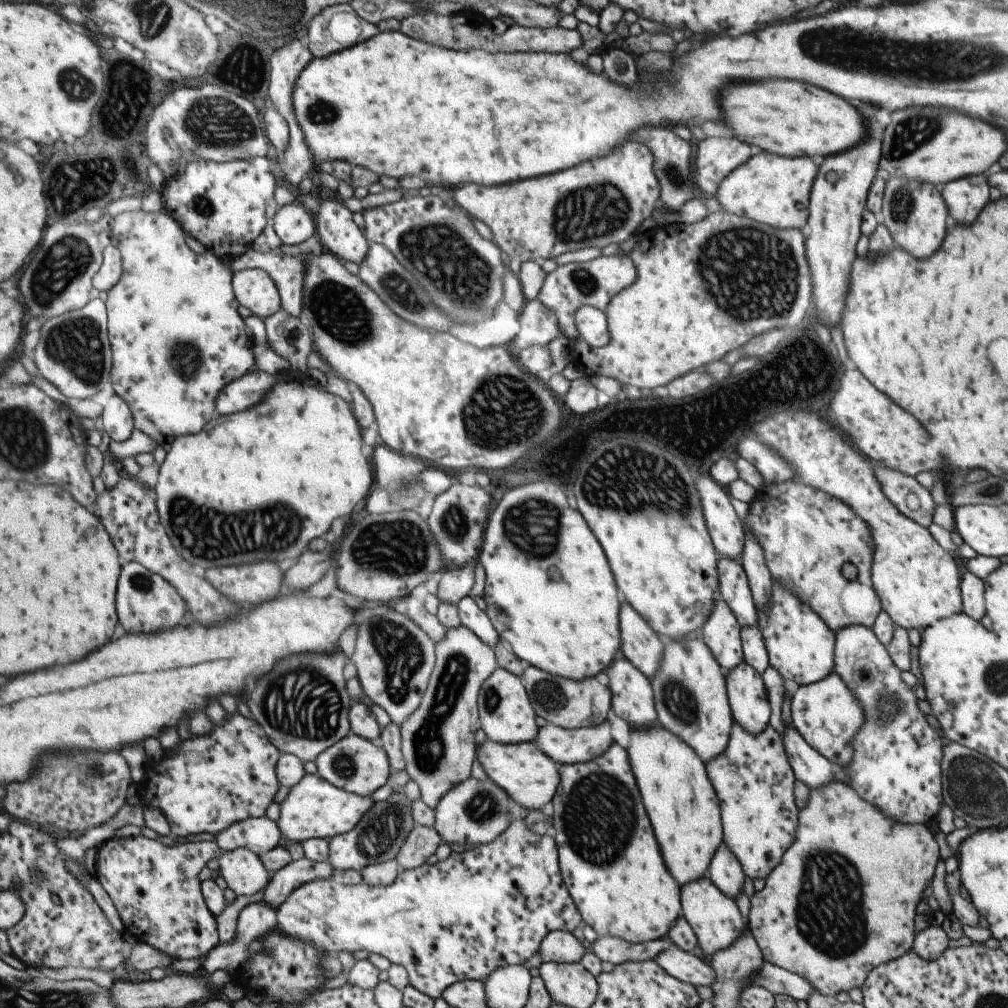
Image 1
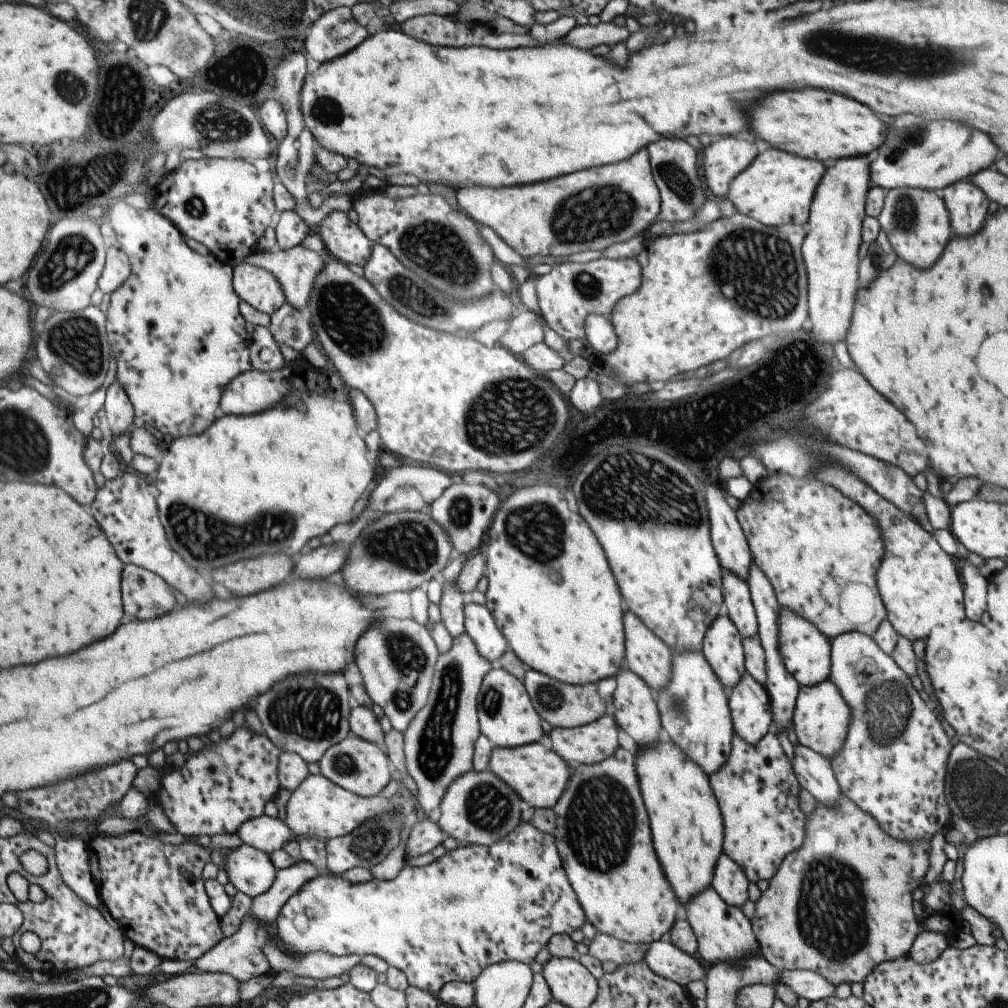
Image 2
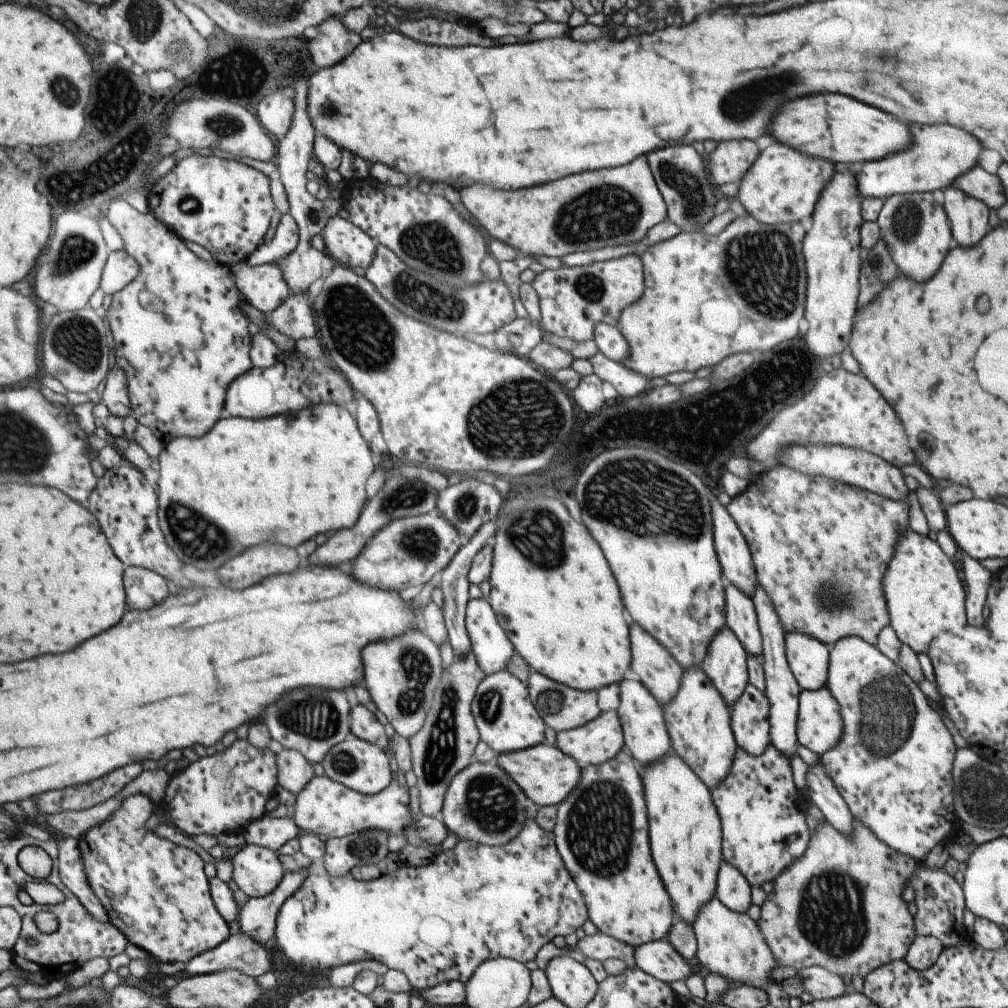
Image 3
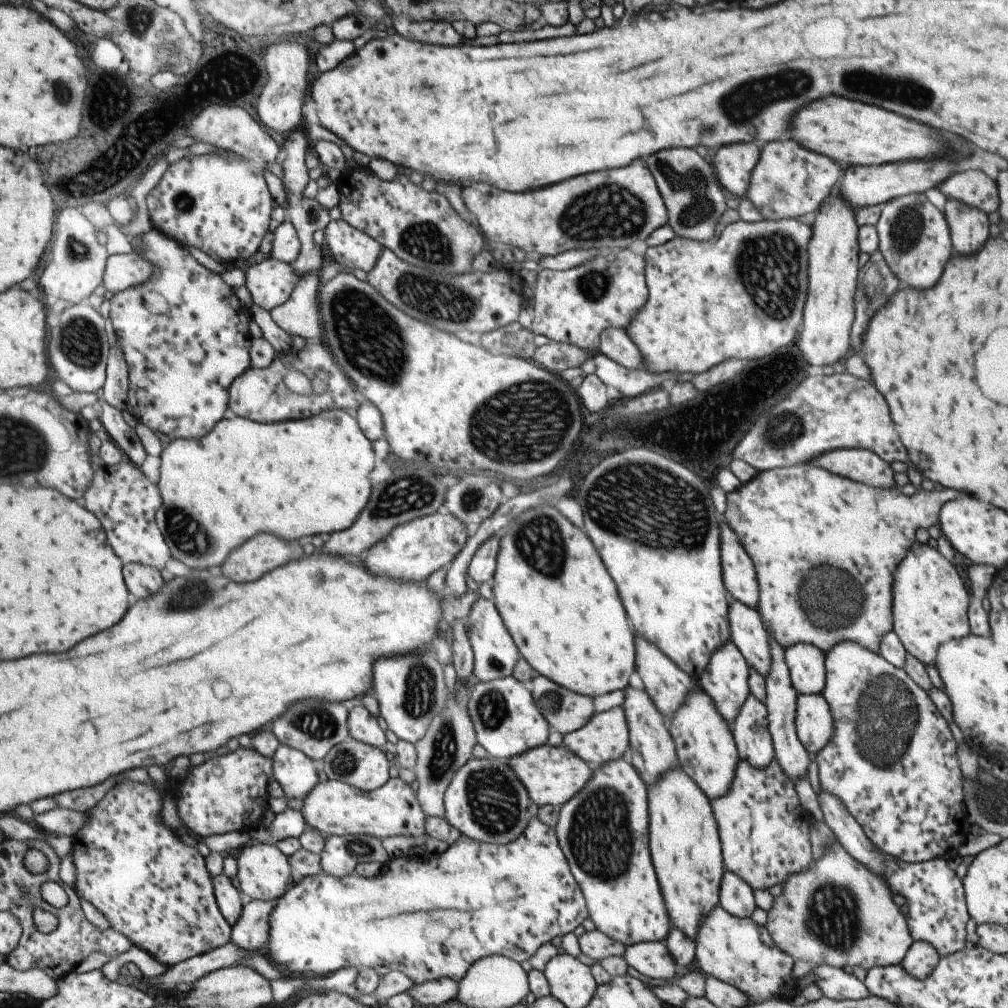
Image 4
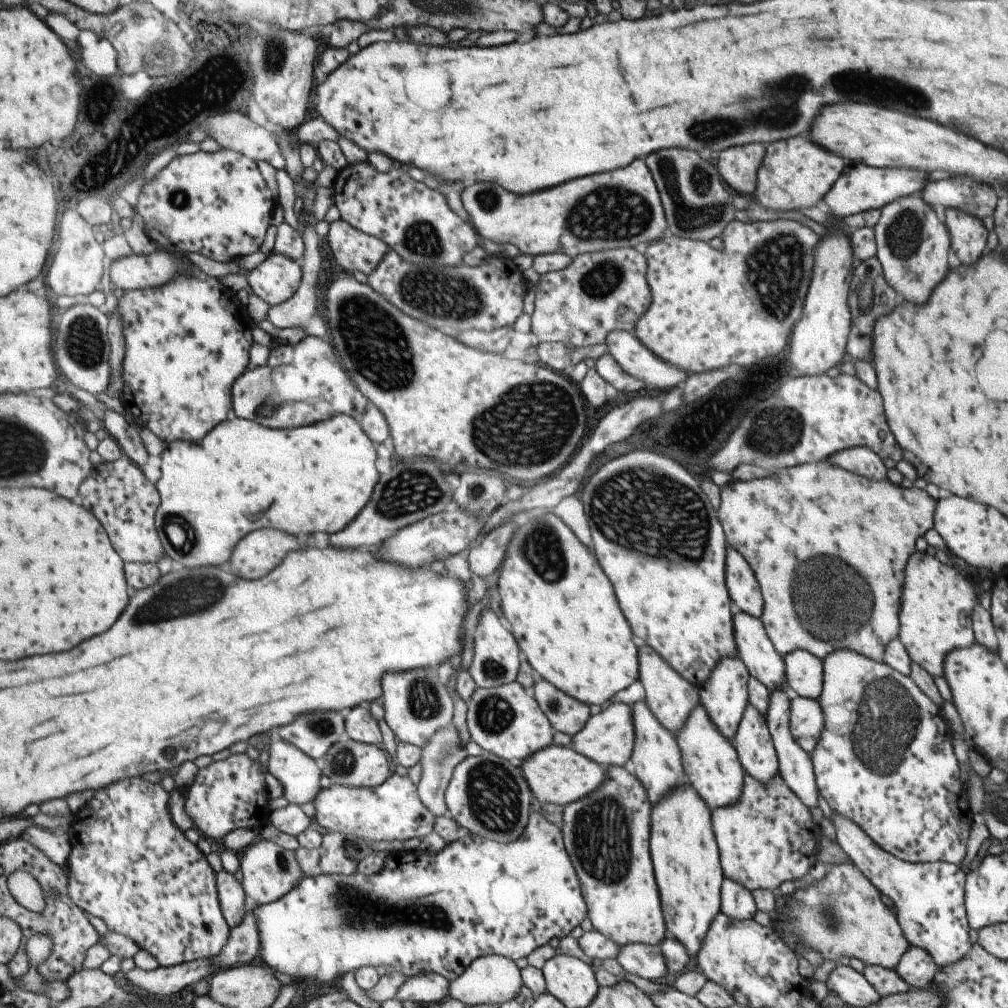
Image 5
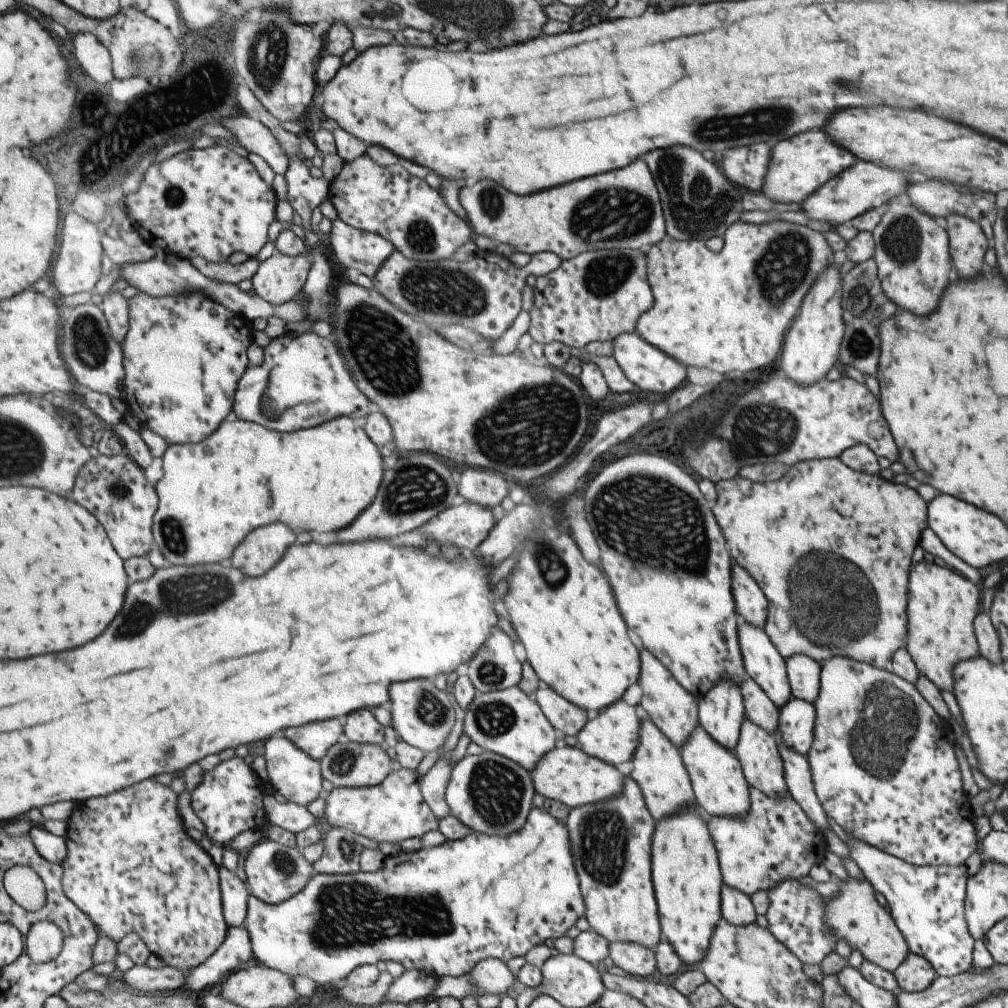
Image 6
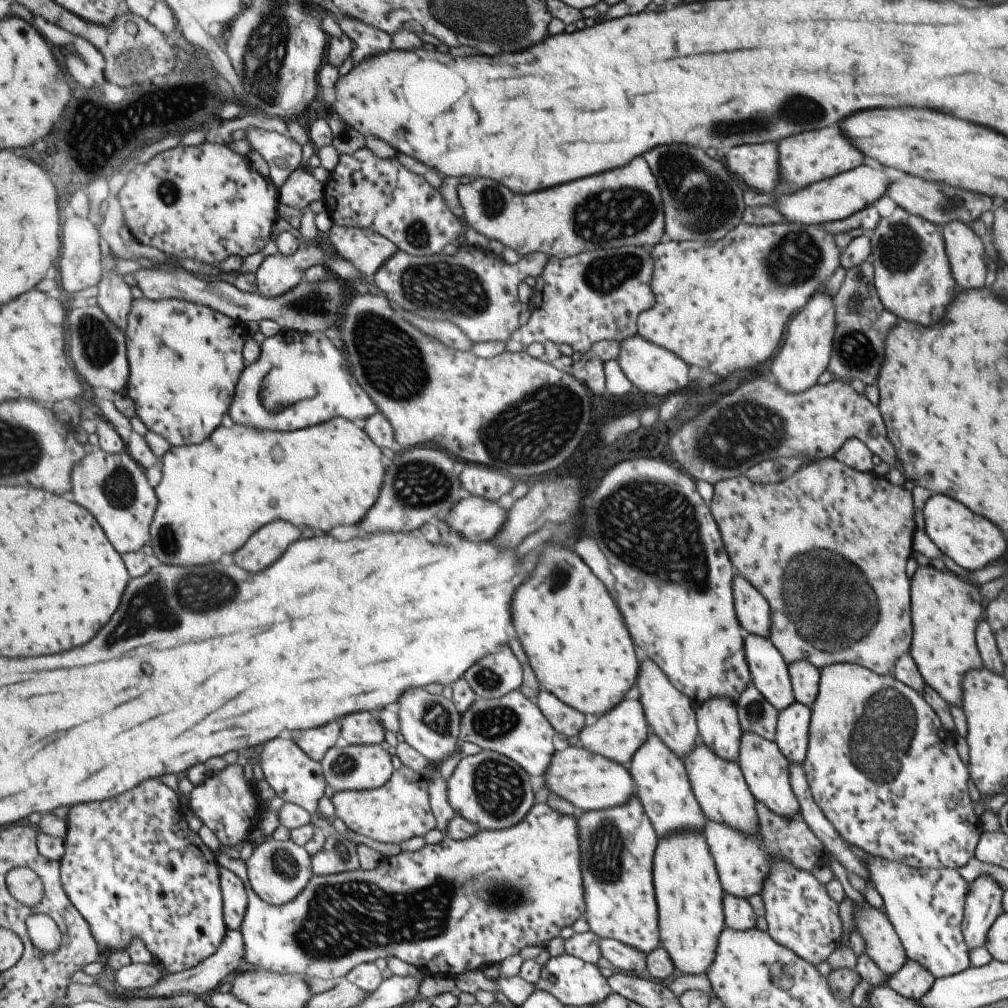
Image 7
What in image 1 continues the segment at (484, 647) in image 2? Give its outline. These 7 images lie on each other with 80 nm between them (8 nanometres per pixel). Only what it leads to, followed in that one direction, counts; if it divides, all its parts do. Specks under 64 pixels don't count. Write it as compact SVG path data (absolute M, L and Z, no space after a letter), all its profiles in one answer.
M469 595L456 605L462 624L467 626L468 629L474 630L475 634L478 634L486 643L495 648L498 640L501 638L487 611L481 610L477 606L477 602Z

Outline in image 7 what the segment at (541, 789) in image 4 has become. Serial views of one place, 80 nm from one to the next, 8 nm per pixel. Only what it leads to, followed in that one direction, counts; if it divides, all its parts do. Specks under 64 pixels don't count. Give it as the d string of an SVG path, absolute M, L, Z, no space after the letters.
M570 746L557 751L544 774L549 792L572 802L583 811L601 810L625 804L634 796L634 781L627 769L614 760L591 752L585 747Z

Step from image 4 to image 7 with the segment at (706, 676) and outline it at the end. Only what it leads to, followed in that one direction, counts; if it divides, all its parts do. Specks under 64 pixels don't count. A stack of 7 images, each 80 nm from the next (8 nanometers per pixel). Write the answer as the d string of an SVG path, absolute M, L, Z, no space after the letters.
M711 697L694 707L697 741L707 745L719 758L735 761L740 743L736 702L725 697Z

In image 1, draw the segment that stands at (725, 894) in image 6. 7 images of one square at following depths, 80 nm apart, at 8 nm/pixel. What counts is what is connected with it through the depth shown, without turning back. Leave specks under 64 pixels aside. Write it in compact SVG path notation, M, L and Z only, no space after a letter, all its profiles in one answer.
M721 842L712 854L705 874L722 893L733 900L741 893L742 882L745 878L744 872L739 861L725 843Z

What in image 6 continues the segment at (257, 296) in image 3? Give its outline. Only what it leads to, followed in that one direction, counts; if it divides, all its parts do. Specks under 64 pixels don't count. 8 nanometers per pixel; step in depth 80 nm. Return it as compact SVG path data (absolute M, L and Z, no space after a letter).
M277 251L259 264L251 279L254 290L275 305L292 301L303 290L312 263L307 253L294 257Z

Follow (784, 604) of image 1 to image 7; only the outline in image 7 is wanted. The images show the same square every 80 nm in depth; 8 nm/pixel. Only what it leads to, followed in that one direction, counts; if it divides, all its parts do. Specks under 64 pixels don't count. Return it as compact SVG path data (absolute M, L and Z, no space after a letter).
M796 660L787 664L787 670L794 700L810 708L818 693L818 668L805 660Z

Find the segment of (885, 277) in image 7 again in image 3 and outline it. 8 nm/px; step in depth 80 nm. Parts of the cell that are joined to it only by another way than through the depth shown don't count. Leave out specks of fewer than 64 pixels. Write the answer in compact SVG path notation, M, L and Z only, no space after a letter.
M895 193L883 199L875 220L880 239L899 273L915 278L915 282L925 282L939 268L945 252L955 246L943 206L935 202L931 193Z

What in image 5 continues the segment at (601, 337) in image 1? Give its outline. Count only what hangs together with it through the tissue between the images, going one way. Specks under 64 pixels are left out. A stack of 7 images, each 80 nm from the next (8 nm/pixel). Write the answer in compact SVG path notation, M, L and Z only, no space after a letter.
M612 330L605 344L619 364L631 375L645 383L646 392L666 391L685 382L686 371L676 369L657 358L631 332Z

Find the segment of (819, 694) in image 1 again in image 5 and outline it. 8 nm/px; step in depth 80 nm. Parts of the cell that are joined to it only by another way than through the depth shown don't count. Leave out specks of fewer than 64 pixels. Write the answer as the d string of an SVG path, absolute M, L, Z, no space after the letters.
M791 695L789 714L791 736L809 754L823 730L823 713L818 699Z

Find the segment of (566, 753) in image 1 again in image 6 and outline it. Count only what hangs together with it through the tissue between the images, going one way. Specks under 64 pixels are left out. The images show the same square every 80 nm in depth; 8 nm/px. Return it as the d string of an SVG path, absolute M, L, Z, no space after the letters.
M621 699L601 710L597 717L591 719L576 740L588 755L613 766L619 766L619 764L625 764L631 758L631 754L634 754L635 746L638 746L640 724L639 718L635 716L633 704L629 706L627 701Z

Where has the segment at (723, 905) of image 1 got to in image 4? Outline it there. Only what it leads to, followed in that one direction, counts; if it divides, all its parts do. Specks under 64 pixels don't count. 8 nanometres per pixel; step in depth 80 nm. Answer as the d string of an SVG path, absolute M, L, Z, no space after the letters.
M717 904L715 908L706 914L703 922L698 926L693 944L695 945L693 957L697 962L698 970L705 977L715 977L717 980L730 984L744 992L753 1004L771 998L786 1000L795 992L799 992L795 990L796 979L790 974L794 960L774 945L770 934L763 925L754 923L749 917L734 917Z

